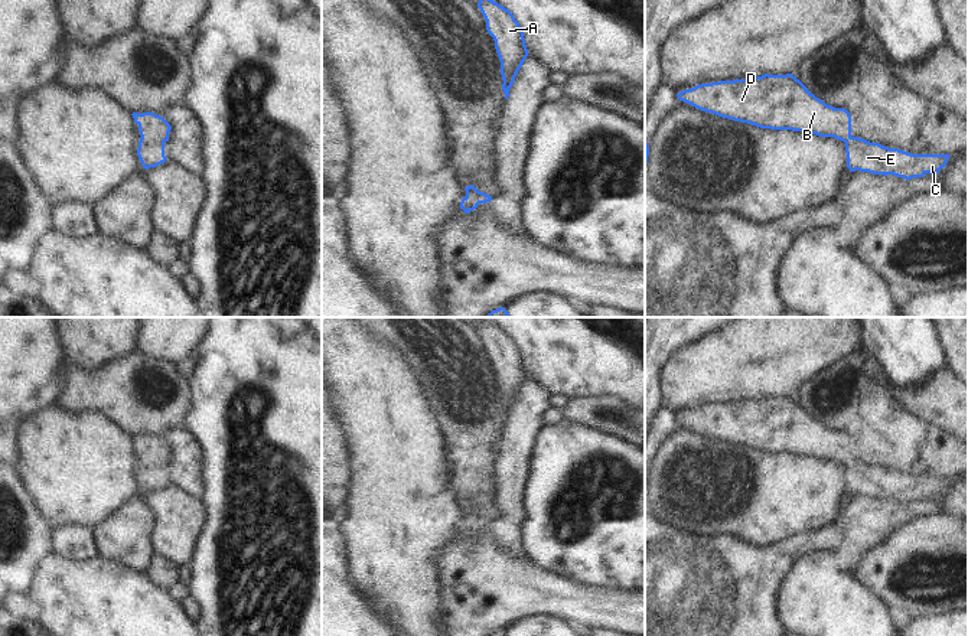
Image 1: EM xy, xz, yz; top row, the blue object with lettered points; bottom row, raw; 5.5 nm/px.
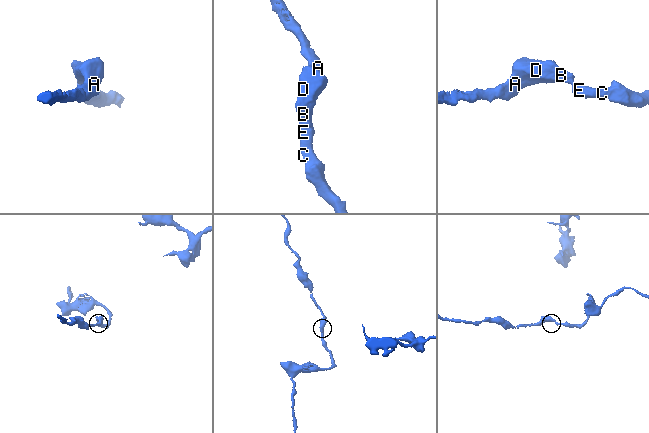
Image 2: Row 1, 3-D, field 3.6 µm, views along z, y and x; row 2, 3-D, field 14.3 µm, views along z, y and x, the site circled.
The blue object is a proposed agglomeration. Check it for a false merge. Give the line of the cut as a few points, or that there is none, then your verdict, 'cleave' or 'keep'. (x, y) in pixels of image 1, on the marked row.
no cut; keep

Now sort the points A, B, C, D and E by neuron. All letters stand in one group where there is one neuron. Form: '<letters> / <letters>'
A B C D E

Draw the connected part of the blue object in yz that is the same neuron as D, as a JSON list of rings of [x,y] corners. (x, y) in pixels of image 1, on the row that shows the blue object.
[[[792,74],[753,76],[750,79],[720,81],[701,84],[677,94],[684,101],[701,111],[723,118],[747,123],[760,128],[792,130],[819,137],[834,137],[845,143],[847,167],[850,172],[868,172],[873,175],[893,175],[910,180],[926,173],[938,175],[946,166],[949,154],[912,154],[899,149],[889,149],[879,143],[851,136],[851,115],[845,108],[834,108],[817,98]]]

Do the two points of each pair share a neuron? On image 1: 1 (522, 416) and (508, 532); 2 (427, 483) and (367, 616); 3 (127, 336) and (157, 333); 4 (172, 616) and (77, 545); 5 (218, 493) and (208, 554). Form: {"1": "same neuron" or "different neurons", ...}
{"1": "same neuron", "2": "different neurons", "3": "different neurons", "4": "different neurons", "5": "same neuron"}

